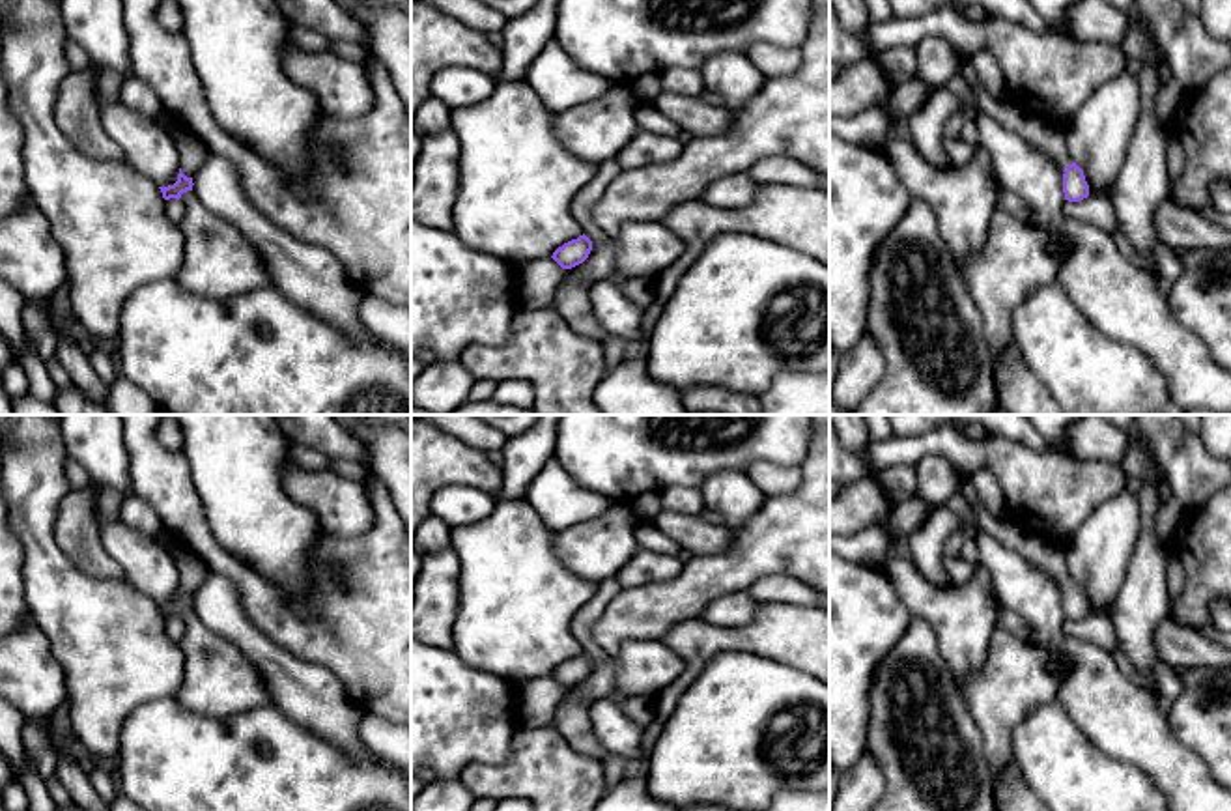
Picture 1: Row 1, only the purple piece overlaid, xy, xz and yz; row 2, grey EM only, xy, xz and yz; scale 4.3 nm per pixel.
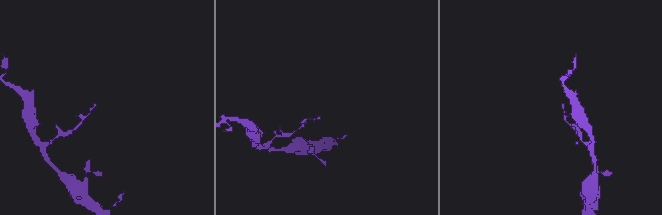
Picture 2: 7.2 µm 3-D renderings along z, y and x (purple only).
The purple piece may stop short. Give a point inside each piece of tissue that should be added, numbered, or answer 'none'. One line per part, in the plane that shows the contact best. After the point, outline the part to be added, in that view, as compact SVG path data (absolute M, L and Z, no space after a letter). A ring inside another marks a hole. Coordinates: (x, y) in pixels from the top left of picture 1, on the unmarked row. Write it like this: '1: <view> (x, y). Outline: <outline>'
1: xy (193, 572). Outline: M179 540L168 549L177 572L179 572L179 587L187 596L194 596L196 589L205 581L211 572L204 561L185 548Z

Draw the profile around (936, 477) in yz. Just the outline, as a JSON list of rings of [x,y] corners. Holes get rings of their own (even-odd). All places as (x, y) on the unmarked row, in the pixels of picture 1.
[[[927,456],[915,463],[917,490],[915,497],[934,508],[947,503],[956,491],[960,471],[943,456]]]

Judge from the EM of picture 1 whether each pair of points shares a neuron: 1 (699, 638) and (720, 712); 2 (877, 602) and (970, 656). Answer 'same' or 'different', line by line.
1: different
2: different

